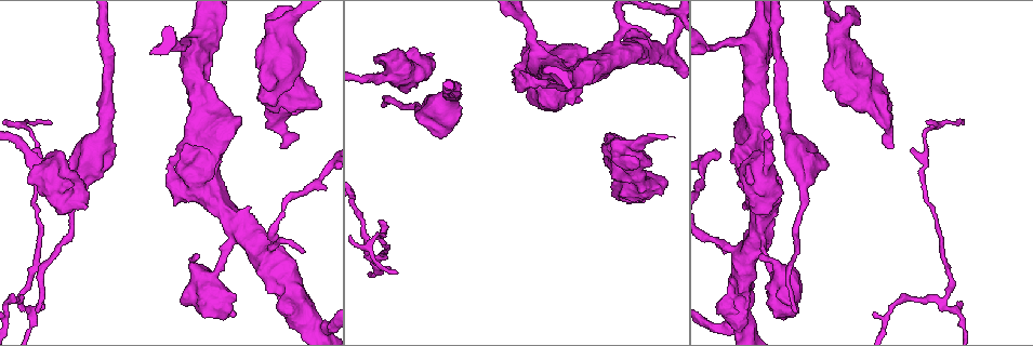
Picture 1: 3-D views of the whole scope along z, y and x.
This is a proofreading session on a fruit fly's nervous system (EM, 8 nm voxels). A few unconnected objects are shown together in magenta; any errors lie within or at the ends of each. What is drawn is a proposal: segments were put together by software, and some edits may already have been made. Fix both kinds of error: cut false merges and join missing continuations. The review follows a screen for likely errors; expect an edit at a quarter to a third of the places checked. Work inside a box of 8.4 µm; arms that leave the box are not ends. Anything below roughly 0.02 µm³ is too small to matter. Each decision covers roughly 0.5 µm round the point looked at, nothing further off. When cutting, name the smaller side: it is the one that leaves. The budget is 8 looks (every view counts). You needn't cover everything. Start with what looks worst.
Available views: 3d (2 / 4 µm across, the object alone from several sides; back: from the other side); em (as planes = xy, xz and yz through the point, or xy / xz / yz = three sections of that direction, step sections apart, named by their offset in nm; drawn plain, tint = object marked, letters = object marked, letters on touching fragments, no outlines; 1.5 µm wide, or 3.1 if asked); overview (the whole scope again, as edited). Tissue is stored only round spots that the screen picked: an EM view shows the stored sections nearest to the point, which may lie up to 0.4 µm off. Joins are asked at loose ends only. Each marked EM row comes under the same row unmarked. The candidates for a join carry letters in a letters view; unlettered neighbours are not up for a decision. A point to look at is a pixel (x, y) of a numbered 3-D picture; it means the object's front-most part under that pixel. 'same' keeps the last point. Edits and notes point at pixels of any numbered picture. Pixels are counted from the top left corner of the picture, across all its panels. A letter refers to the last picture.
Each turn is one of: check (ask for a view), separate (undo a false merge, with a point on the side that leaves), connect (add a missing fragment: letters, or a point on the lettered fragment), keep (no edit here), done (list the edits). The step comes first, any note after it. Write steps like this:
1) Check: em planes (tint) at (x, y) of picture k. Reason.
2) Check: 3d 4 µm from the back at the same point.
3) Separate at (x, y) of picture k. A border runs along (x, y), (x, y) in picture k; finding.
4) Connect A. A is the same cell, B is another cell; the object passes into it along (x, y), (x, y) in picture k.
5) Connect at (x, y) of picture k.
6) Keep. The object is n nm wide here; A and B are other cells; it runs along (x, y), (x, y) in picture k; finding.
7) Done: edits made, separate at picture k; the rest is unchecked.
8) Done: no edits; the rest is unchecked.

Check: em xy step 8 (tint) at (742, 206) of picture 1. Stops while still wide.

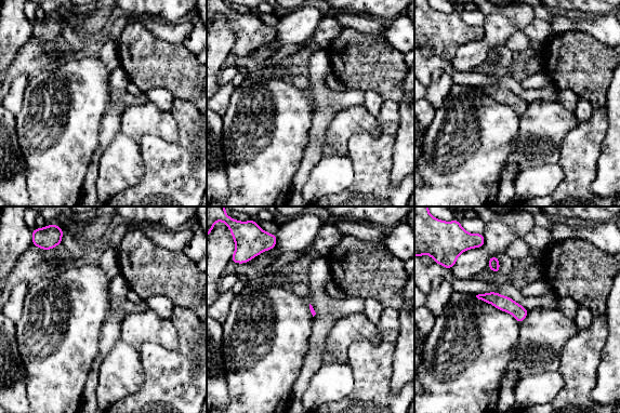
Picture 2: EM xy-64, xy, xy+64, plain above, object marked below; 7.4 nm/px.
Check: em xy step 8 (letters) at the same point. See the neighbours.

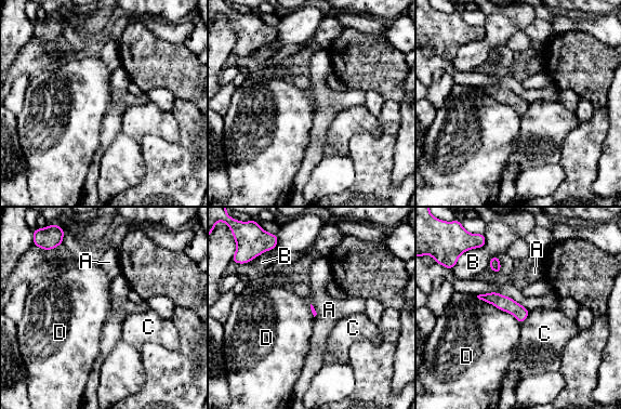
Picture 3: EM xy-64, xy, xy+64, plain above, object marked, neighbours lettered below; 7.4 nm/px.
Keep. A, B, C and D are other cells; none of them fits.

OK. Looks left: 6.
Check: em yz step 8 (tint) at (537, 58) of picture 1. Abrupt turn.

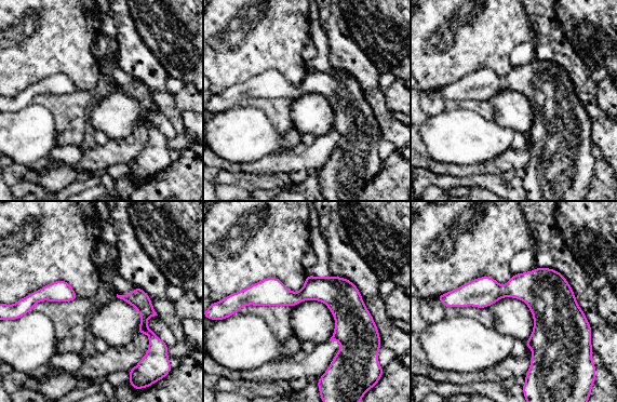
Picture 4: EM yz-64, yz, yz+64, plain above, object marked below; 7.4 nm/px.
Check: em planes (tint) at the same point. Cut it another way.

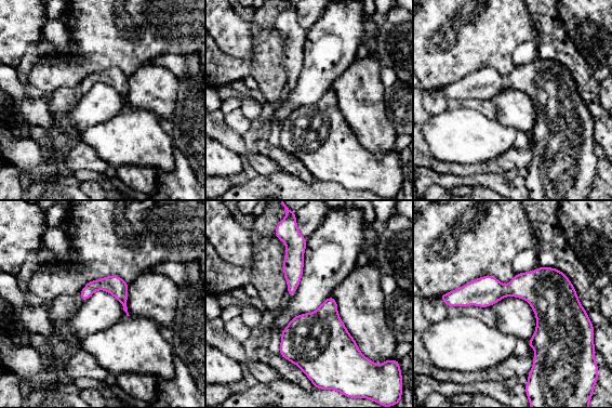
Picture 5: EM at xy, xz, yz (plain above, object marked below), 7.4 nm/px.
Check: em planes (letters) at the same point.

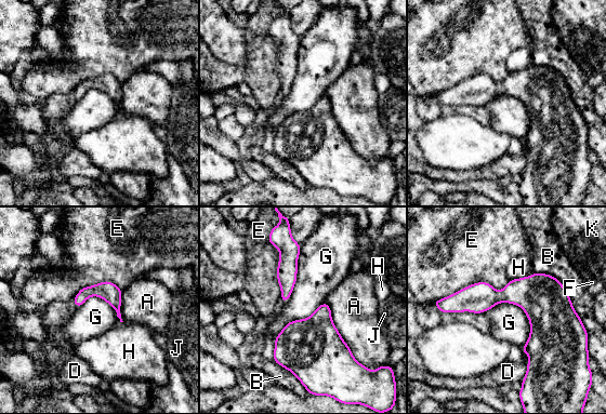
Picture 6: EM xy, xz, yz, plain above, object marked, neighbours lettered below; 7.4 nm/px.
Keep. The object is 360 nm wide here; A, B, D, E, F, G, H, J and K are other cells; a border runs along (484, 311), (516, 304), (525, 345) in picture 6; all the same neuron.

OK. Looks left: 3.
Check: em planes (tint) at (196, 257) of picture 1. An open end.

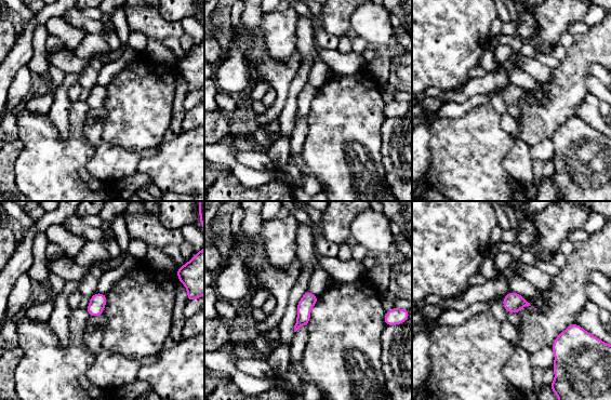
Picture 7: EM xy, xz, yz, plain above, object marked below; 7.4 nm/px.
Check: em planes (letters) at the same point.

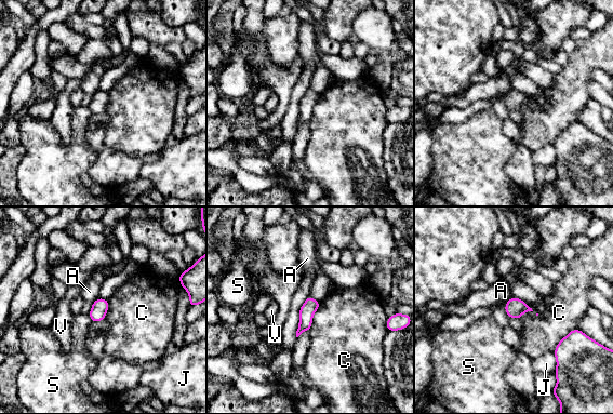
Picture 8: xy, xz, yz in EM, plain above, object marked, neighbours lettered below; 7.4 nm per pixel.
Keep. A, C, J, S and V are other cells; a border runs along (578, 329), (572, 329), (552, 351) in picture 8; no lettered fragment goes on from it.

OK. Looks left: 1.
Done: no edits; the rest is unchecked.

